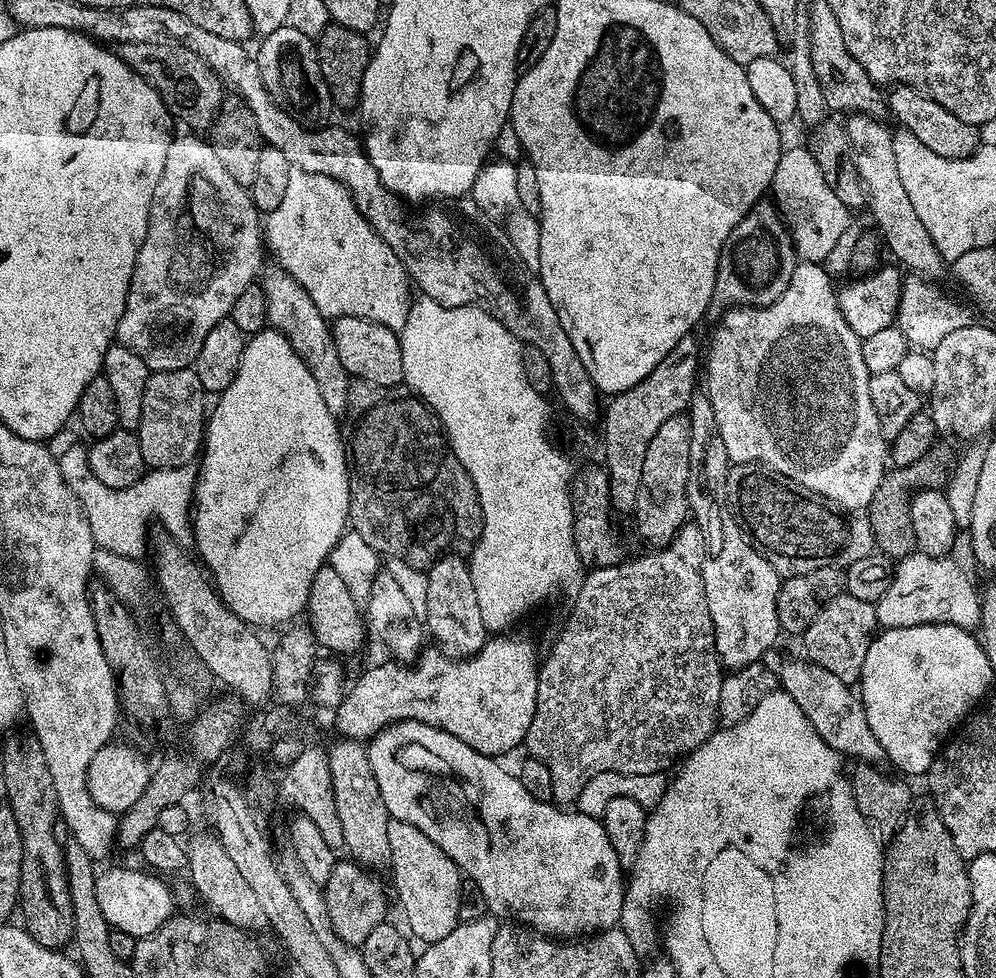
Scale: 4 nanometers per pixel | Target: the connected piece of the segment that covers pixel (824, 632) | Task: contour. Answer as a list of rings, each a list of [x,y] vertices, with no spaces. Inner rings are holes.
[[[841,594],[833,598],[810,622],[810,626],[802,634],[807,659],[822,666],[822,670],[830,670],[834,678],[842,678],[842,682],[852,686],[859,681],[862,666],[866,662],[866,650],[870,650],[872,641],[877,635],[876,606],[870,602],[862,602],[862,598],[854,598]]]

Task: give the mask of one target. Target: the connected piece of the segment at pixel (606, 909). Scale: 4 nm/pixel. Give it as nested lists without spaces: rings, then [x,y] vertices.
[[[401,720],[399,724],[390,724],[376,733],[367,741],[368,758],[370,770],[374,772],[374,779],[378,782],[378,790],[382,790],[382,802],[386,802],[386,810],[389,817],[401,819],[411,826],[422,830],[431,842],[436,843],[446,855],[449,856],[460,868],[461,873],[467,879],[476,883],[478,890],[482,890],[482,898],[486,898],[488,912],[493,917],[509,916],[509,921],[517,925],[530,928],[539,932],[541,936],[549,938],[580,938],[585,934],[602,932],[606,928],[615,928],[619,925],[622,906],[624,905],[624,889],[626,887],[626,876],[622,871],[622,865],[614,846],[610,846],[610,838],[606,838],[606,830],[603,823],[597,817],[587,816],[578,810],[565,810],[555,803],[547,800],[534,798],[534,794],[522,790],[522,782],[515,771],[507,772],[499,759],[484,756],[478,750],[466,746],[454,734],[446,734],[446,730],[426,726],[417,720]]]

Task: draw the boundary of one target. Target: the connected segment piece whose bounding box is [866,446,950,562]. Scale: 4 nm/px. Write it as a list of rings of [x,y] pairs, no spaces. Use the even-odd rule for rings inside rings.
[[[937,446],[926,453],[918,462],[910,467],[897,468],[885,471],[878,490],[874,490],[874,498],[868,504],[866,515],[870,526],[874,530],[876,548],[883,555],[892,557],[899,562],[903,556],[917,551],[914,538],[914,522],[910,522],[910,502],[914,492],[921,492],[923,488],[943,489],[950,479],[950,460],[948,452],[943,446]]]

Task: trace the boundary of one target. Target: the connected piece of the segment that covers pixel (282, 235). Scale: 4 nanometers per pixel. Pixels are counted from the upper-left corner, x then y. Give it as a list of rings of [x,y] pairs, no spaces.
[[[293,168],[290,179],[284,203],[278,210],[267,213],[266,223],[262,228],[267,251],[276,255],[275,263],[285,268],[304,287],[306,294],[310,294],[314,306],[318,306],[324,317],[366,318],[399,334],[402,326],[406,326],[406,318],[414,299],[404,264],[388,243],[370,227],[366,218],[362,218],[346,186],[342,186],[334,178],[326,178],[326,174],[310,174],[301,168]]]

